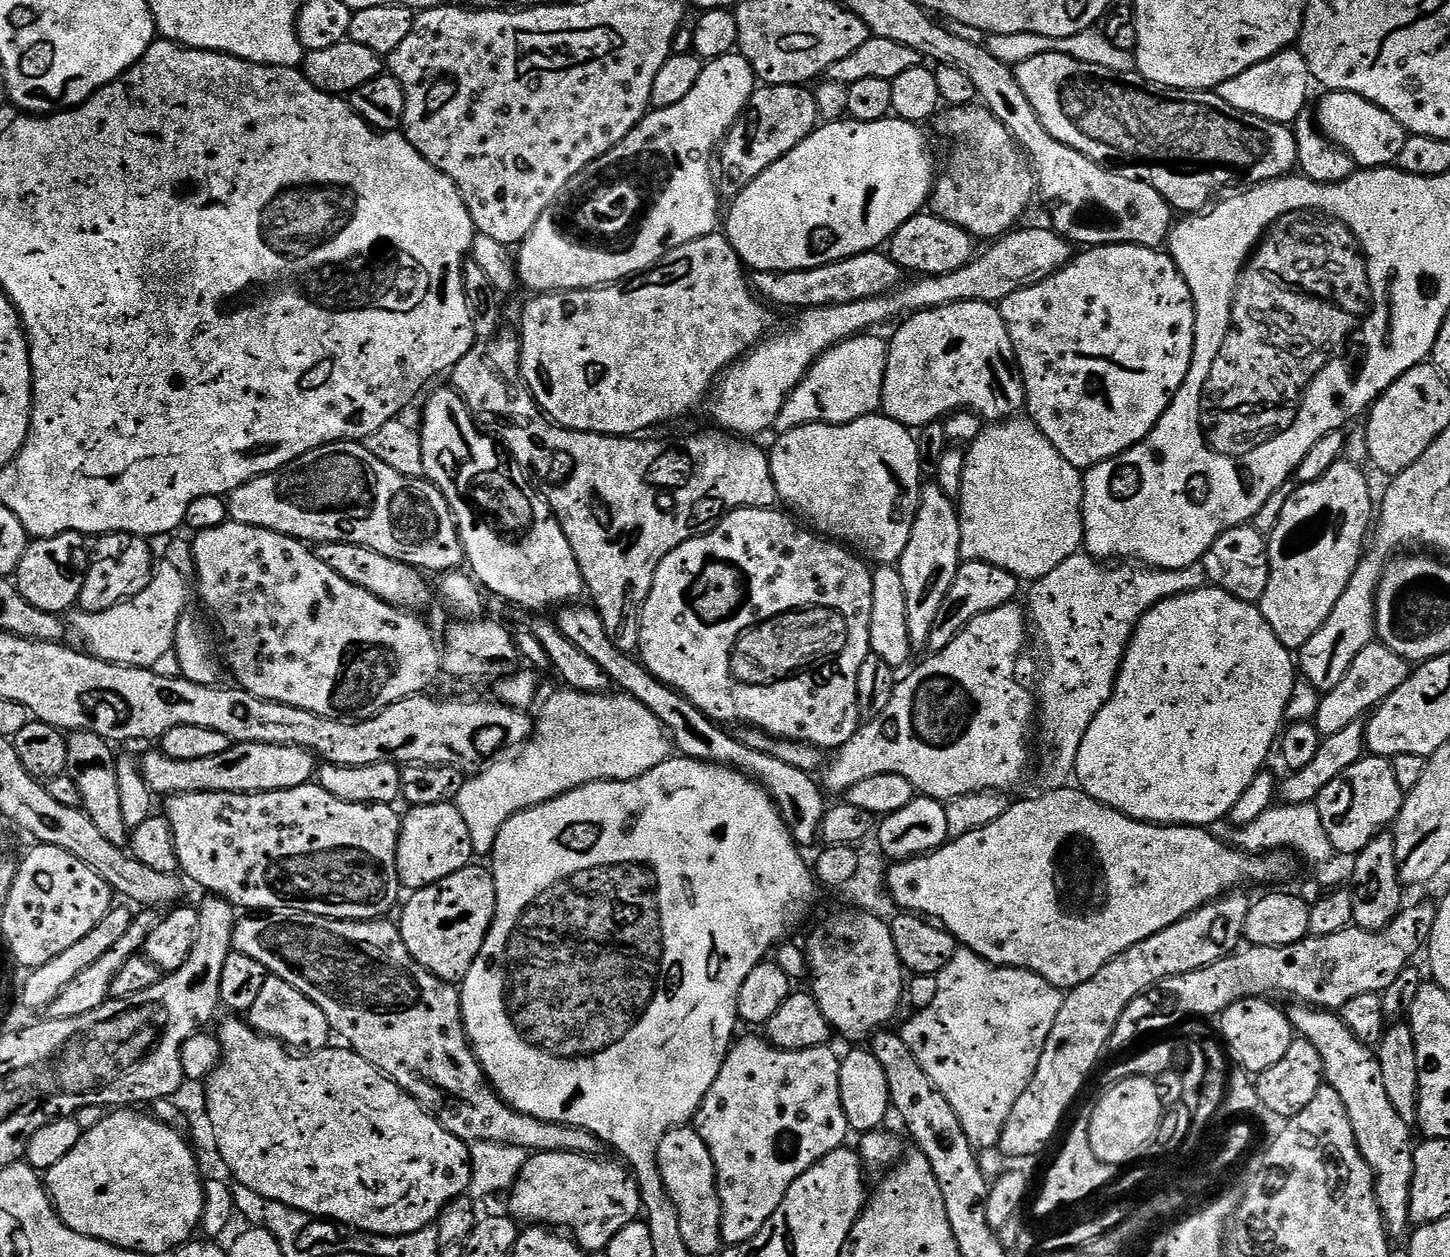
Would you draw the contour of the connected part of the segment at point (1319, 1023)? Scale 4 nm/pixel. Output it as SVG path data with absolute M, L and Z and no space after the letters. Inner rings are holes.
M1292 1006L1287 1009L1287 1014L1295 1035L1310 1041L1318 1054L1322 1054L1325 1081L1331 1088L1338 1090L1338 1095L1342 1097L1346 1114L1350 1114L1350 1122L1354 1126L1358 1150L1366 1166L1370 1166L1377 1189L1406 1190L1414 1182L1413 1129L1402 1122L1402 1118L1398 1118L1398 1110L1394 1110L1386 1095L1382 1066L1378 1066L1375 1051L1369 1045L1358 1042L1358 1038L1350 1034L1335 1011Z

